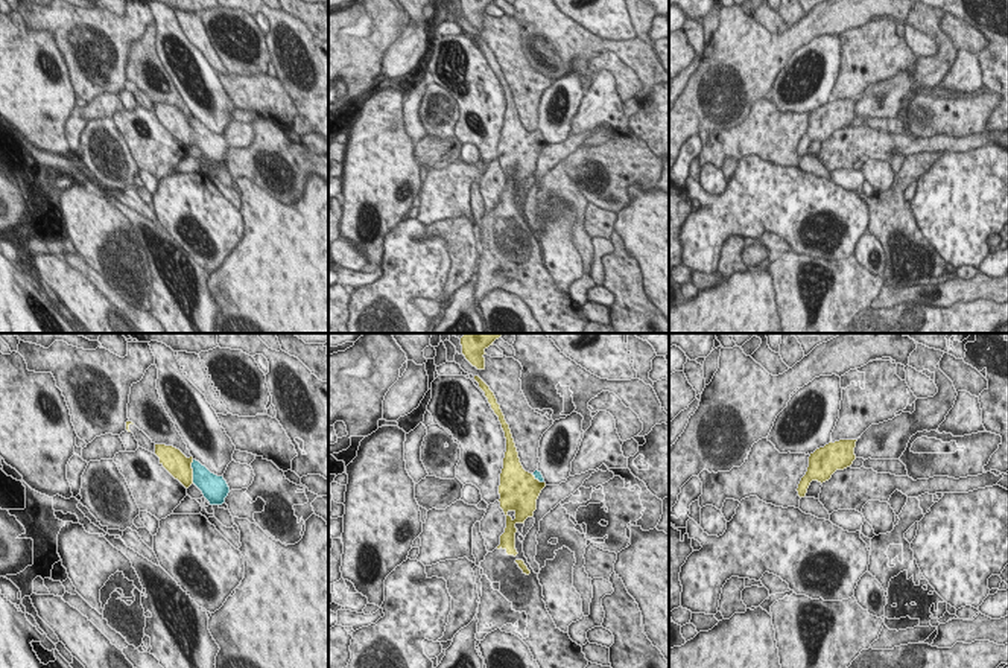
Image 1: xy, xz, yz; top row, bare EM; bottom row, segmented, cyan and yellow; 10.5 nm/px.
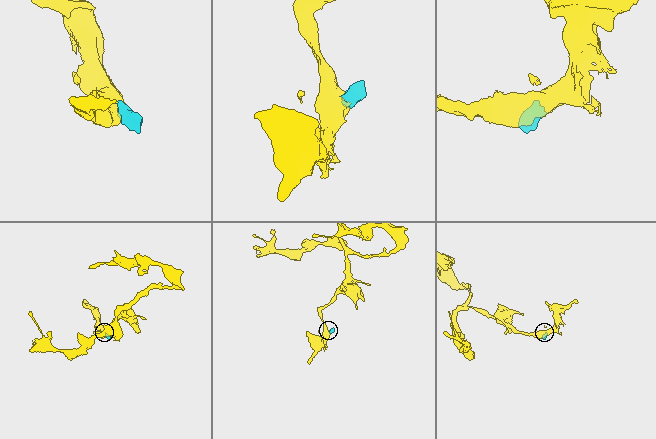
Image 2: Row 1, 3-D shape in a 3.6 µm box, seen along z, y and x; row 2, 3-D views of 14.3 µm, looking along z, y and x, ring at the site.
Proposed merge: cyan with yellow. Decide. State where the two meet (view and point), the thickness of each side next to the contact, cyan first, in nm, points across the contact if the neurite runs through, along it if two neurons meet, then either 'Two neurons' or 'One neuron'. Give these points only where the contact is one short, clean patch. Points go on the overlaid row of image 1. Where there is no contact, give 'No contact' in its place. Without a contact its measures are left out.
Touches cyan at xy (193, 472). Thickness 260 nm (cyan) against 240 nm. Path across: xy (212, 486), (193, 472), (183, 469), (174, 460). One neuron.

